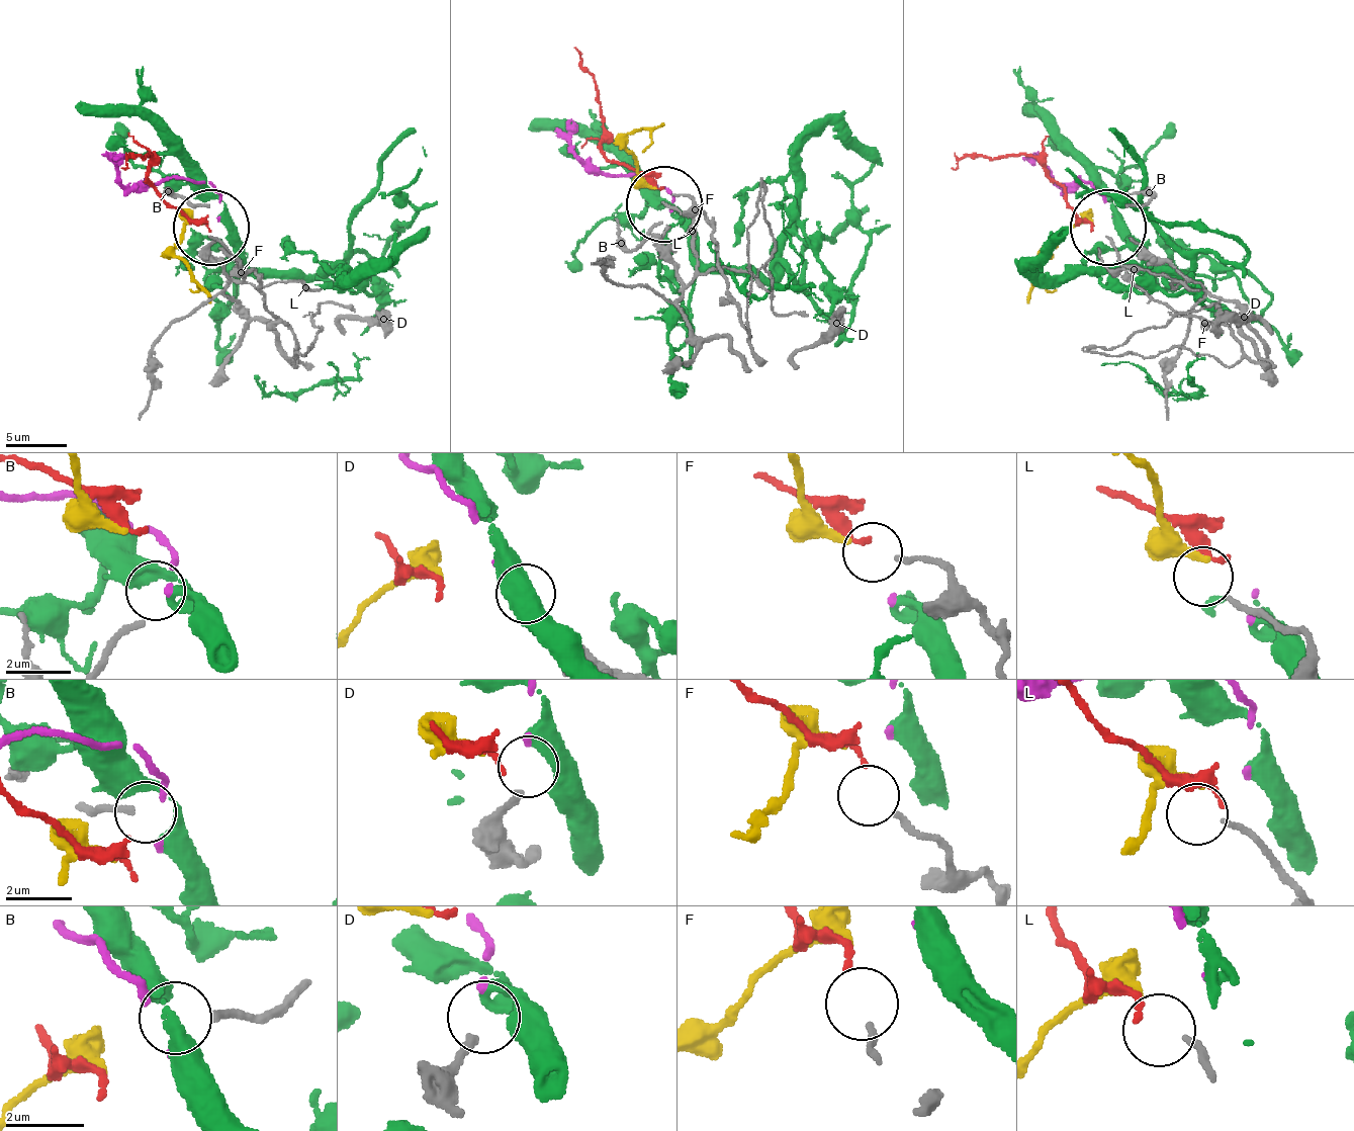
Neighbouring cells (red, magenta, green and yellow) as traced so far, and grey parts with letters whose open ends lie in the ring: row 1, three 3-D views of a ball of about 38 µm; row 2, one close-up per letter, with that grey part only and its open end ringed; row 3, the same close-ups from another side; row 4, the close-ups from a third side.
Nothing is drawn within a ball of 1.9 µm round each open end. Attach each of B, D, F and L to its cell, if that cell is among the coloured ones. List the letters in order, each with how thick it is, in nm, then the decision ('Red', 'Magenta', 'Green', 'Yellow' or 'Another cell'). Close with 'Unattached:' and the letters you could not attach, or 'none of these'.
B: Thickness 190 nm. Another cell
D: Thickness 200 nm. Magenta
F: Thickness 170 nm. Red
L: Thickness 160 nm. Yellow
Unattached: B

